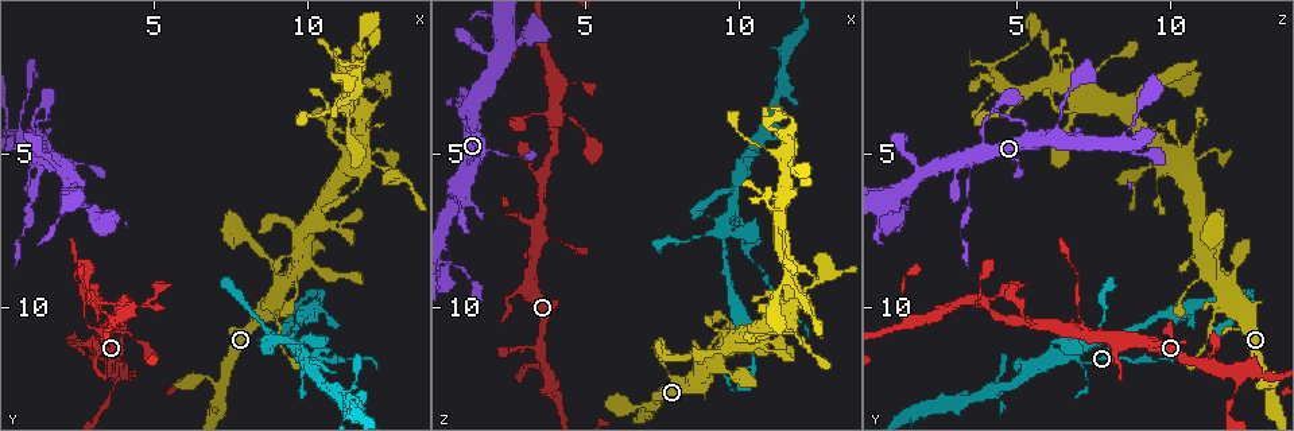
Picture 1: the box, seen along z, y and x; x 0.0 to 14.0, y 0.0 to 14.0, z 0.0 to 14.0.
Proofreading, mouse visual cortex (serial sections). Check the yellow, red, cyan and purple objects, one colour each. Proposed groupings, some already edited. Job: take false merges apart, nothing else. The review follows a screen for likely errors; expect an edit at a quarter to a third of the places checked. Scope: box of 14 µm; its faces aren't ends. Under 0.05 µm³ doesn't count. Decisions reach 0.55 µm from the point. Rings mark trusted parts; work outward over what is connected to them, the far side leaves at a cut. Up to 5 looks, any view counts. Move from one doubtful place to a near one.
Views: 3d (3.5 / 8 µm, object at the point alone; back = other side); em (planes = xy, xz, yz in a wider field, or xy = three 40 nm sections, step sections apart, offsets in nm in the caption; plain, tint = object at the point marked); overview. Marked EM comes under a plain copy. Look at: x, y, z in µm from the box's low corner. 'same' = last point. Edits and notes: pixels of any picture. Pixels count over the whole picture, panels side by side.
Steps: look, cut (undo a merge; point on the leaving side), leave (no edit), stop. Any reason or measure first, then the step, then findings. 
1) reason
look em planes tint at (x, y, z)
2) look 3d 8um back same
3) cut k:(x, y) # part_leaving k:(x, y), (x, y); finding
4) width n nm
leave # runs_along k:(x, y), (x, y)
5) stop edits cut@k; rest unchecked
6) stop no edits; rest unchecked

look 3d 8um at (9.0, 10.1, 11.4)

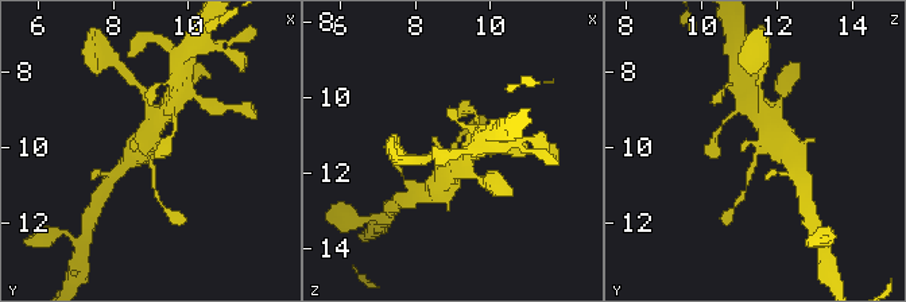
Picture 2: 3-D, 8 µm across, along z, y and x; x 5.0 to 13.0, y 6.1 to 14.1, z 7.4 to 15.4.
look 3d 3.5um at (8.9, 10.2, 11.5)

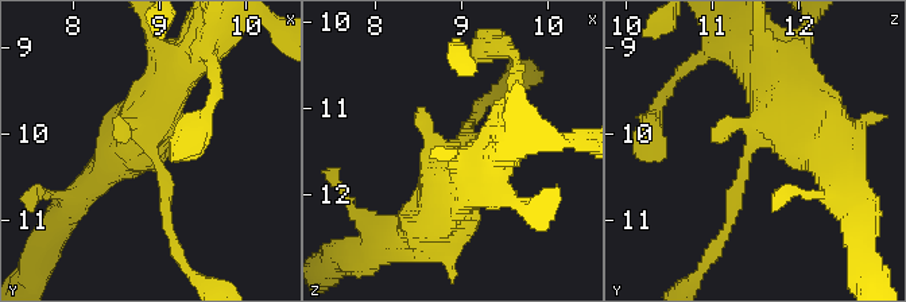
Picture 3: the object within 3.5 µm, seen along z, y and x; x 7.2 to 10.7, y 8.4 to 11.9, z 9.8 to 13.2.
look em xy step 5 tint at (8.95, 10.15, 11.45)

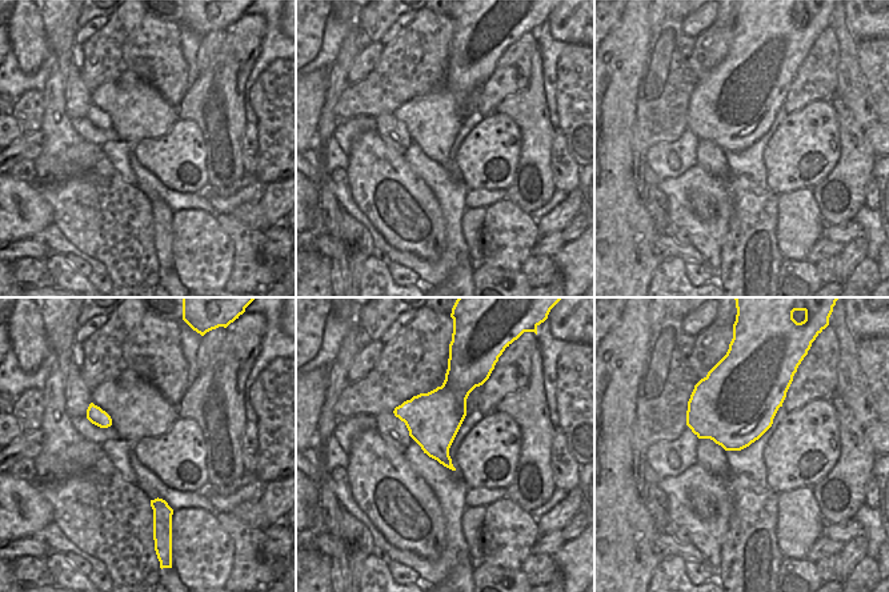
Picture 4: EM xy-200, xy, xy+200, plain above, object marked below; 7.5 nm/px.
leave # runs_along 3:(817, 146), (782, 117), (762, 134), (727, 229); all the same cell

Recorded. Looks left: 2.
narrows sharply
look 3d 3.5um at (2.7, 10.3, 7.1)

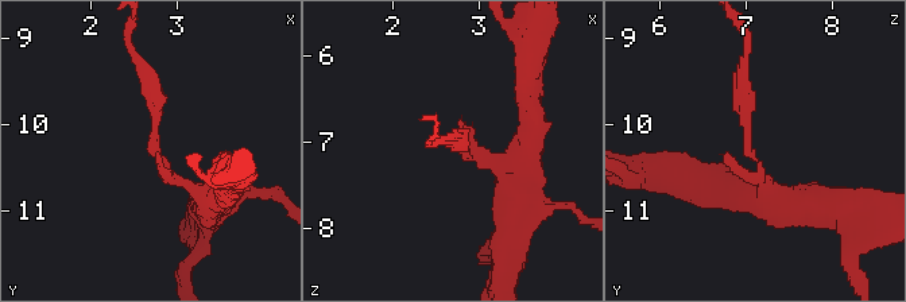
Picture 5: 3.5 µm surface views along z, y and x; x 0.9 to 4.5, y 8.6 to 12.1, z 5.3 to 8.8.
look em xy step 2 tint at (2.75, 10.35, 7.05)

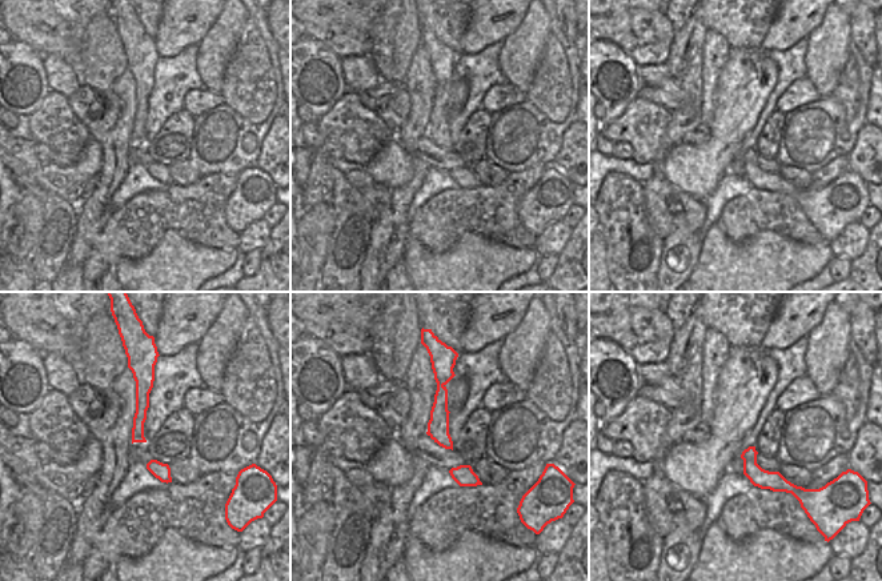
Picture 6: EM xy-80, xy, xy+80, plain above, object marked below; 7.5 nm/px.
cut 5:(157, 115) # part_leaving 5:(151, 150), (155, 96), (127, 38); a second cell is stuck on

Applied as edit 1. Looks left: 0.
stop edits cut@5; rest unchecked

